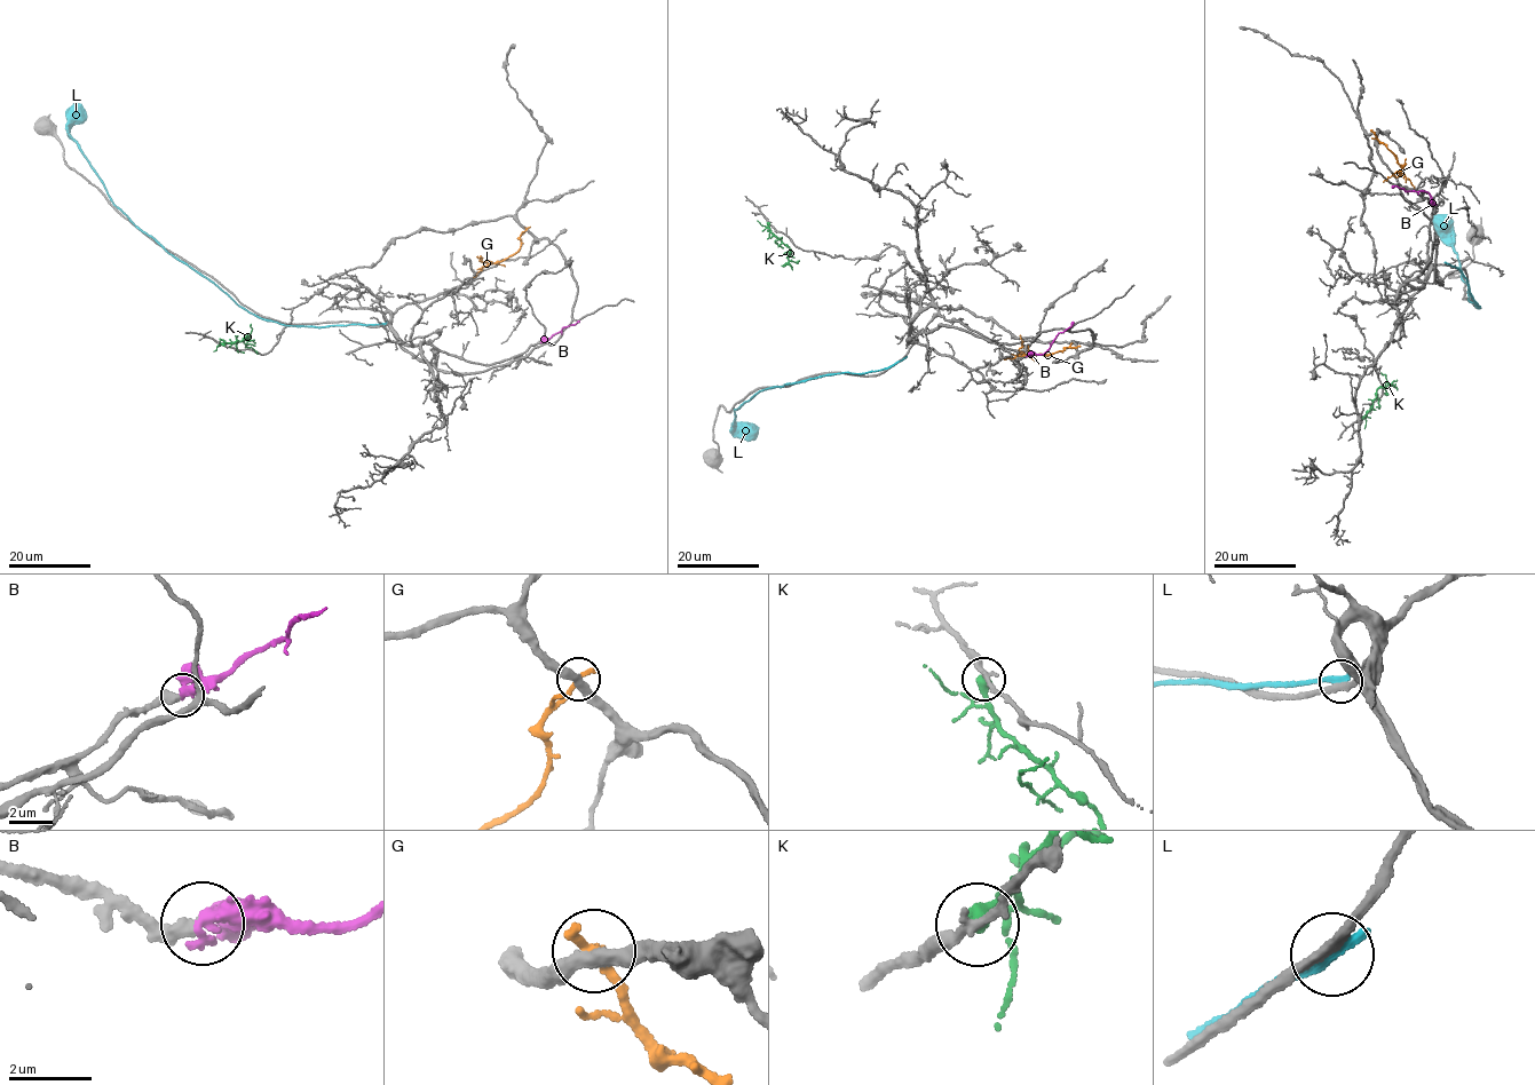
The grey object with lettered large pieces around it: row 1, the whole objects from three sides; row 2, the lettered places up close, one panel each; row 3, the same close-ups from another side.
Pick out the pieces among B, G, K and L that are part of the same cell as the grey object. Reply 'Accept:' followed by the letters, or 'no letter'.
Accept: B

